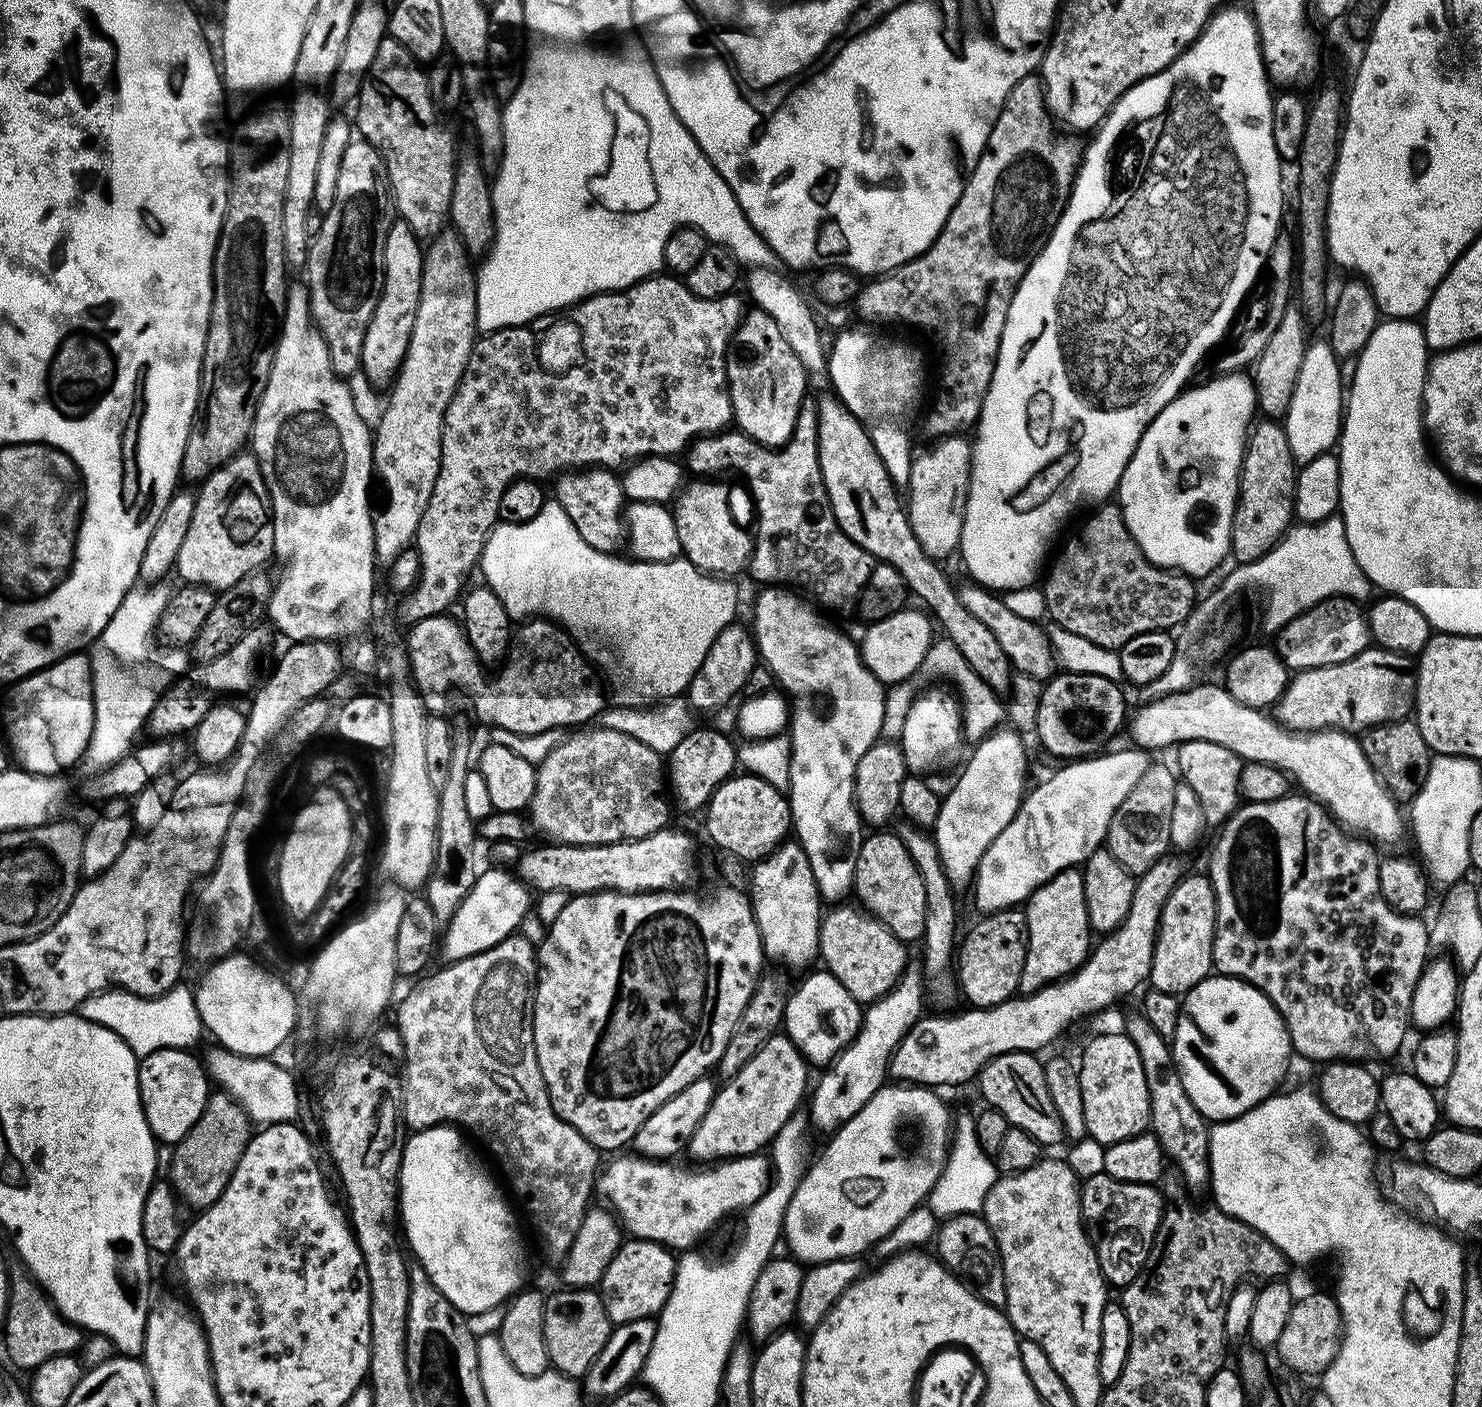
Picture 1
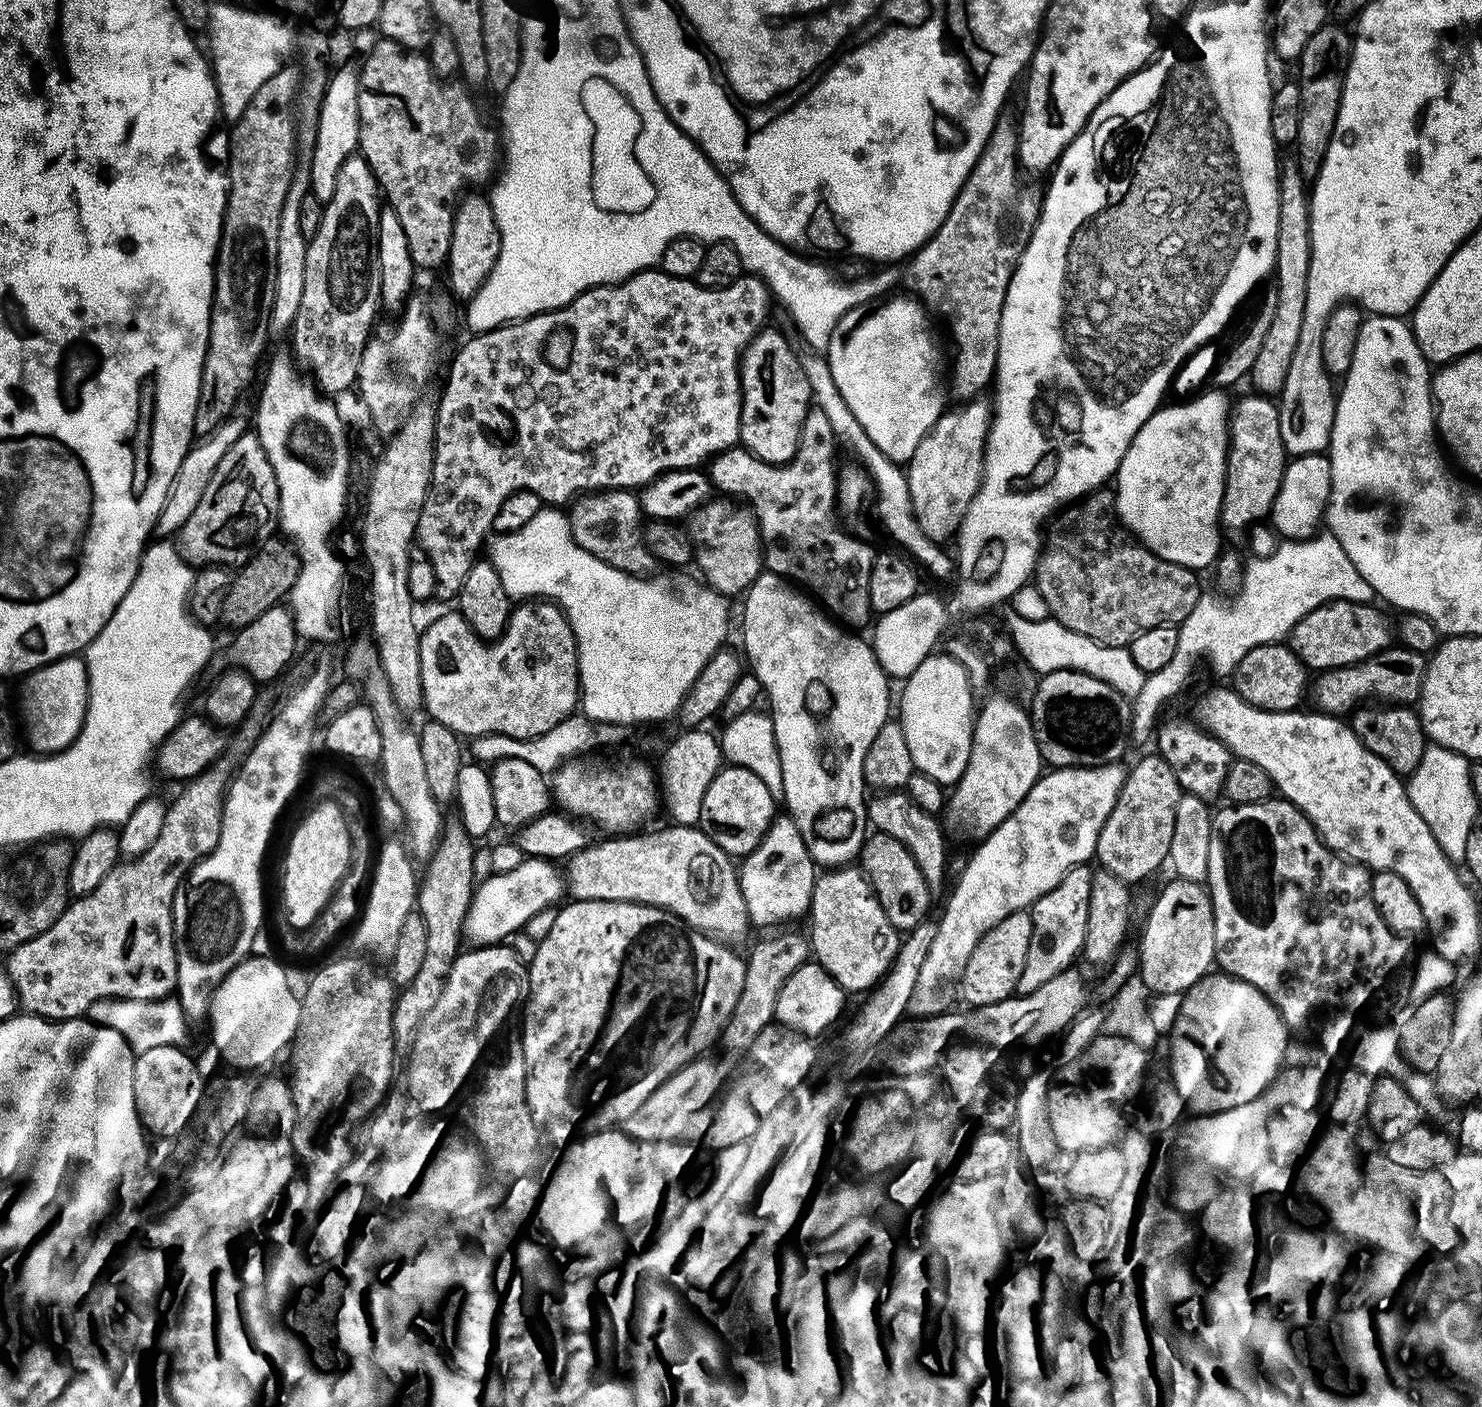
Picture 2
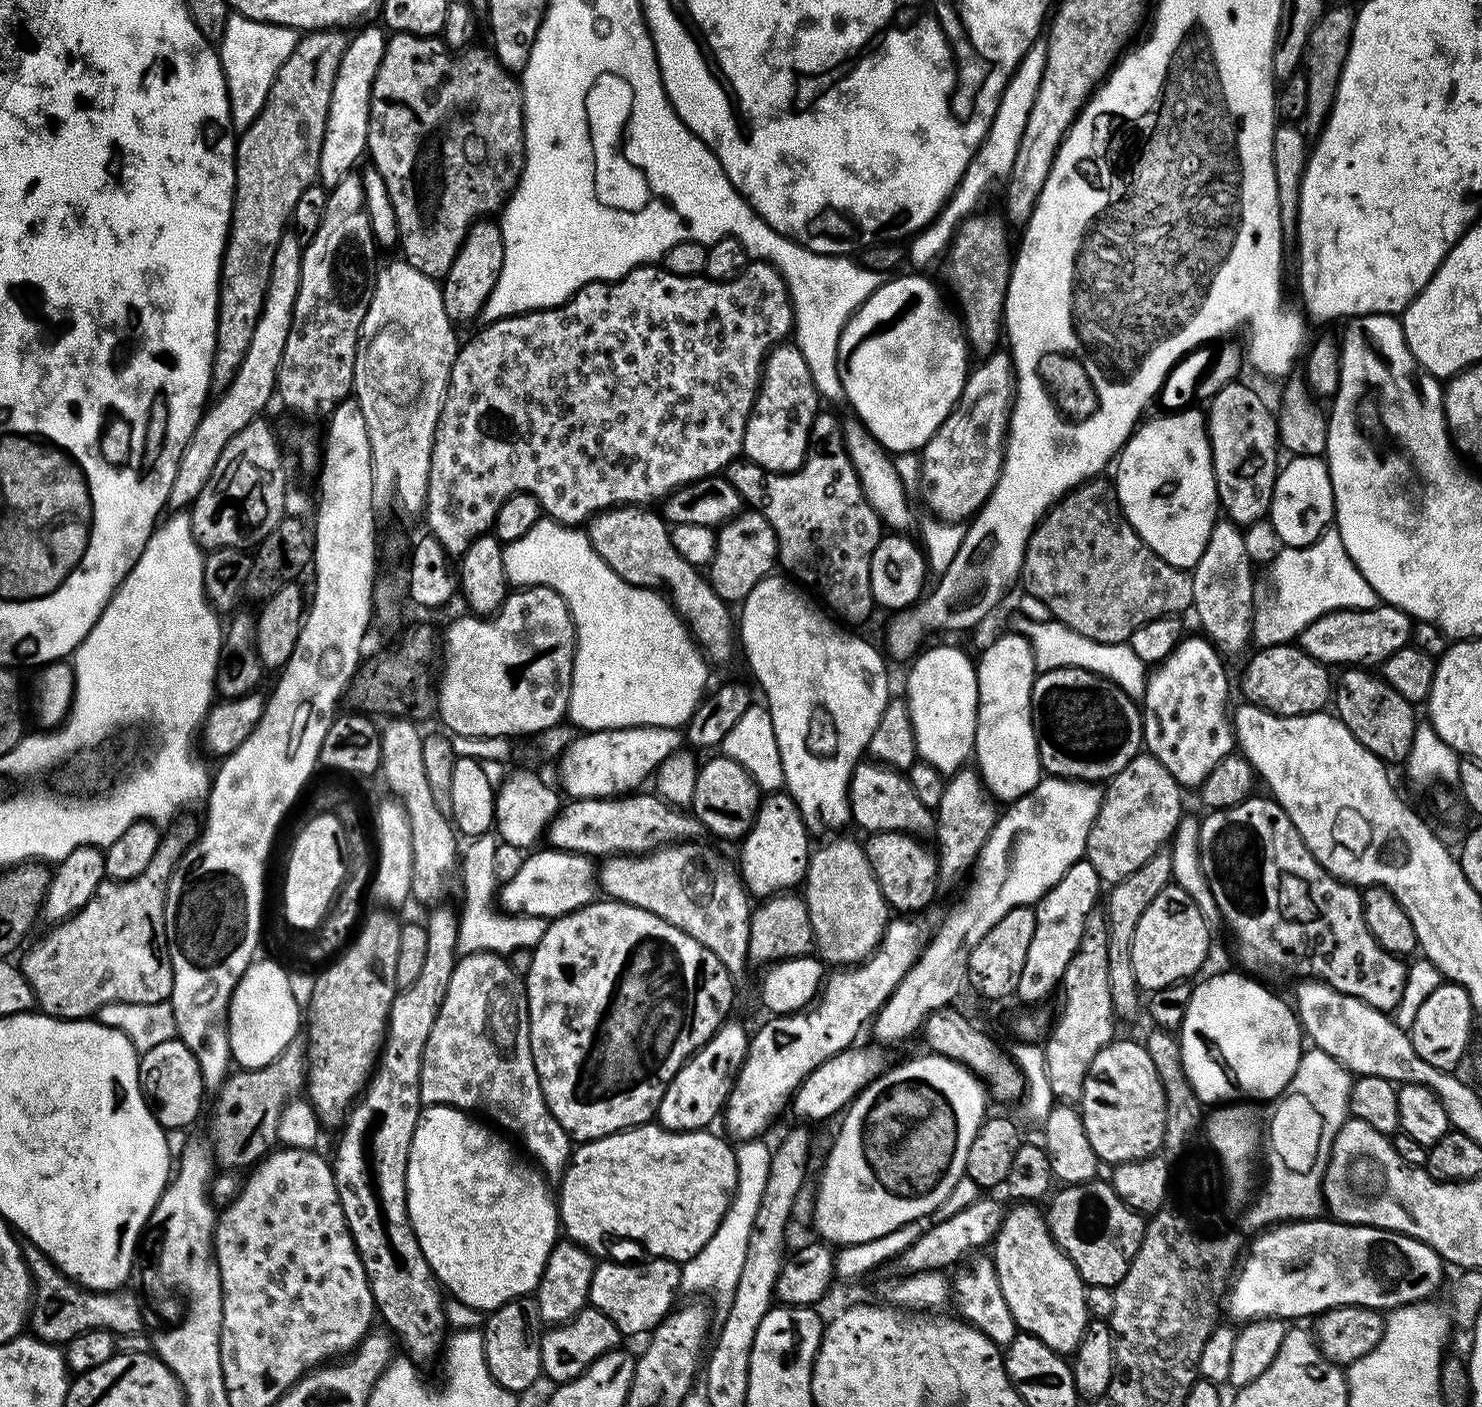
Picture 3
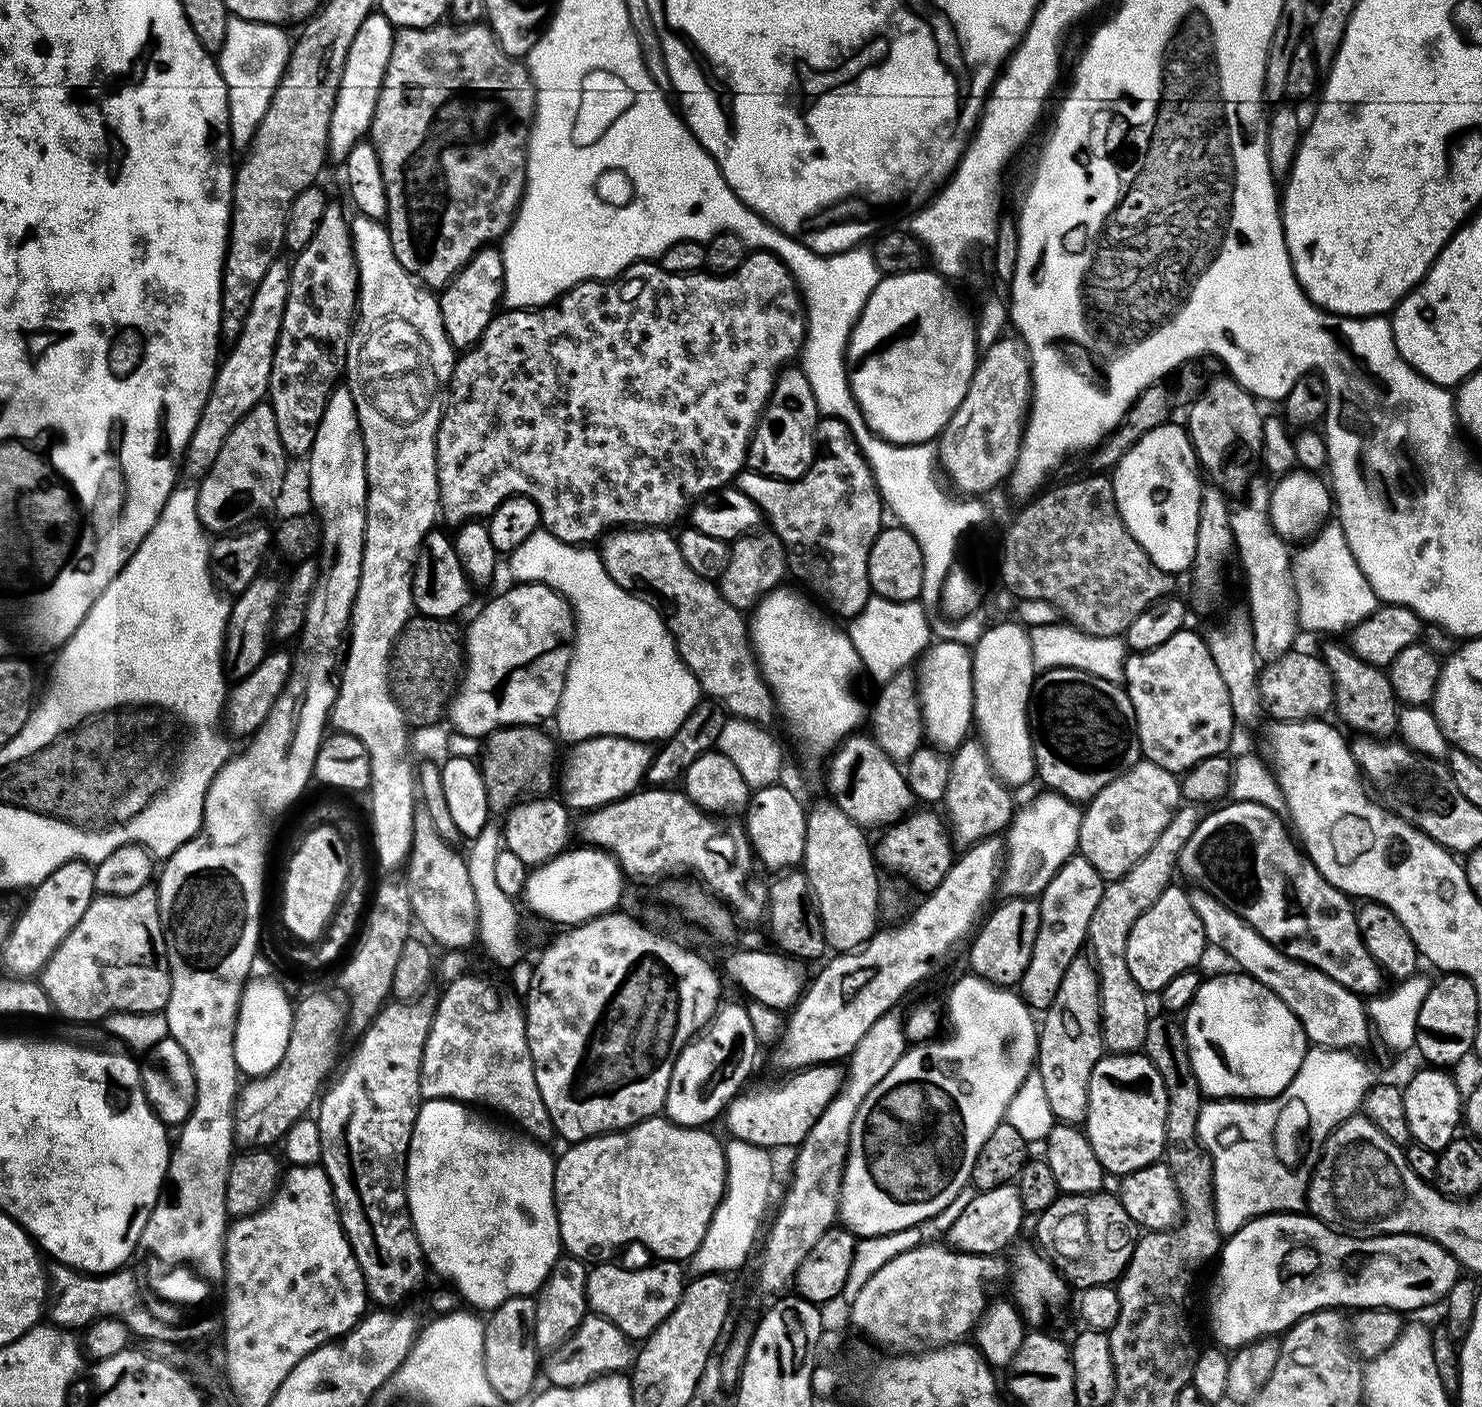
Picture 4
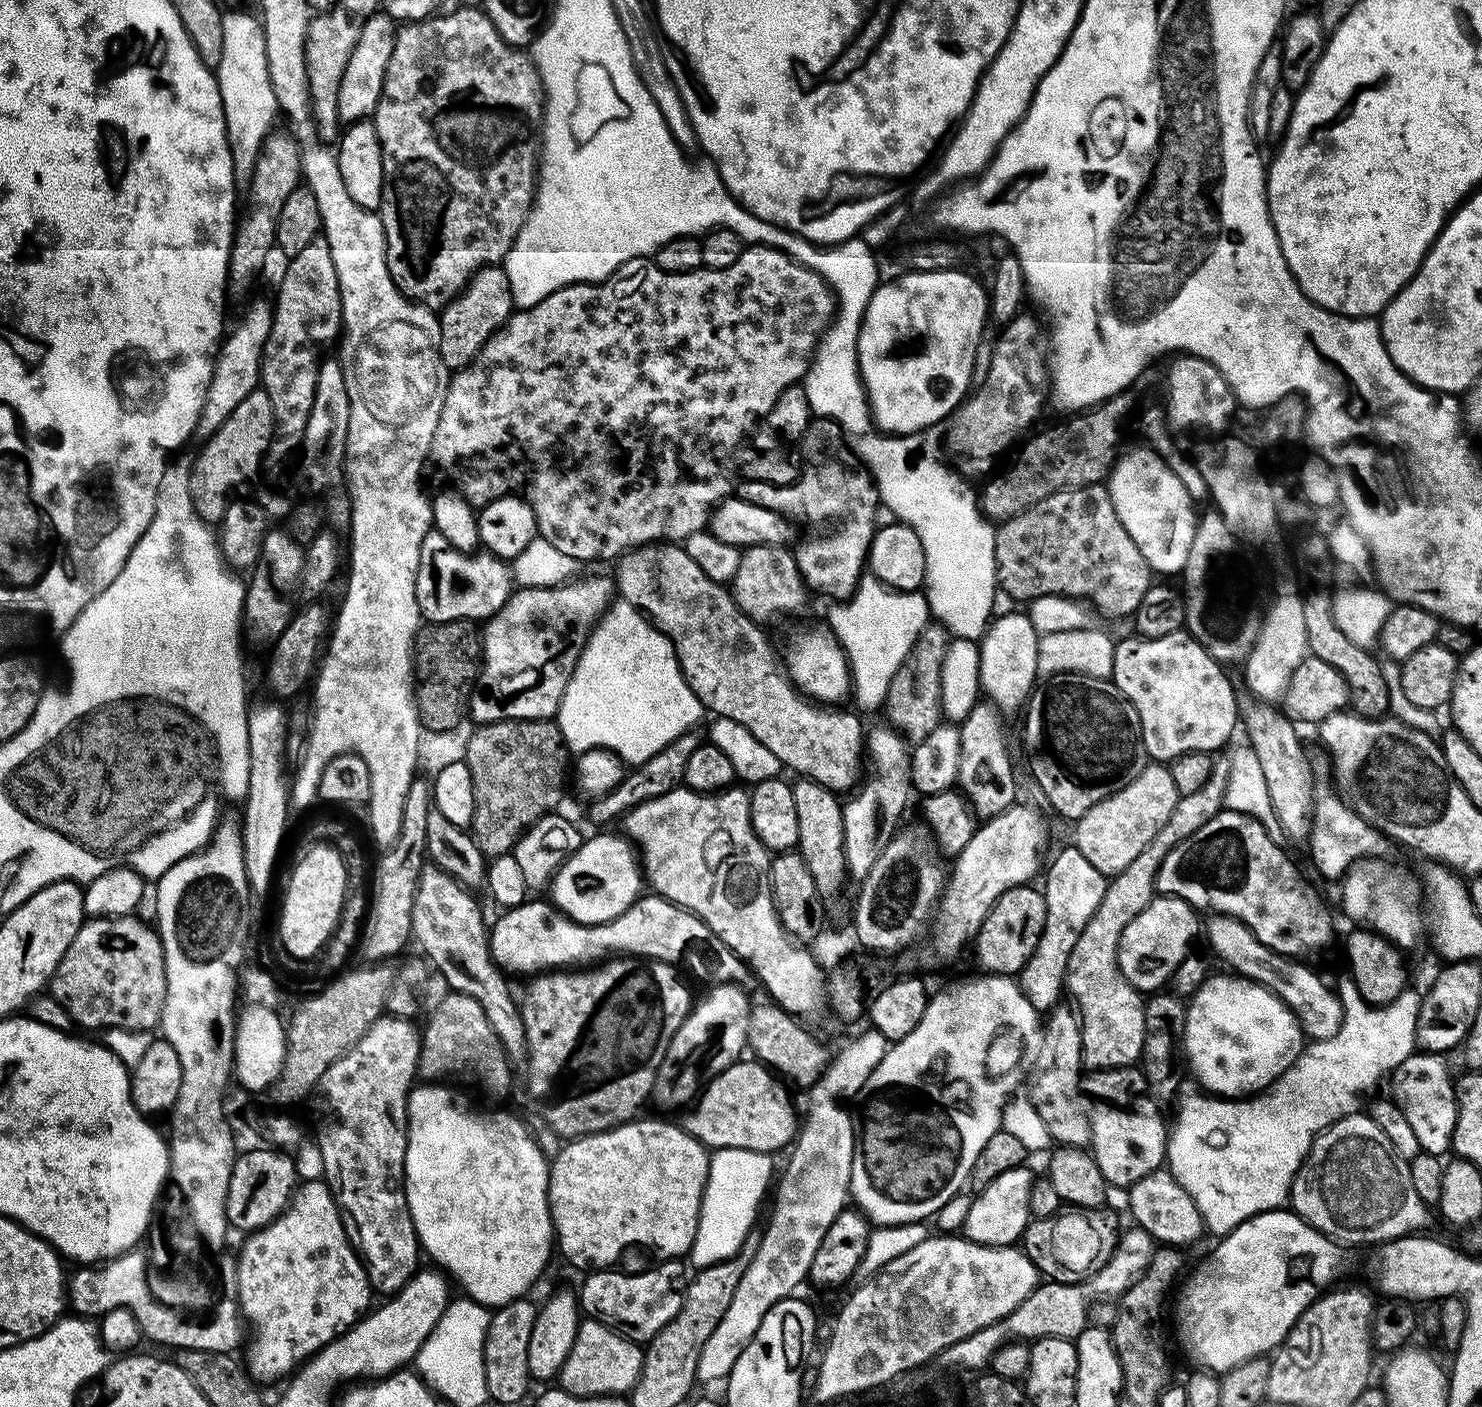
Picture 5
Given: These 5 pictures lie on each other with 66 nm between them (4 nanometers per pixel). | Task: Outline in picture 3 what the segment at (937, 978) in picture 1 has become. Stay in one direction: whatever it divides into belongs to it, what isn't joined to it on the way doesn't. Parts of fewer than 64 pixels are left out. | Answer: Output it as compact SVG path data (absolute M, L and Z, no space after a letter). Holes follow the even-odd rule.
M861 762L856 765L852 783L848 785L848 802L852 806L855 827L905 832L917 838L931 837L936 827L935 811L918 802L918 794L914 794L914 786L910 786L907 775L879 762Z

